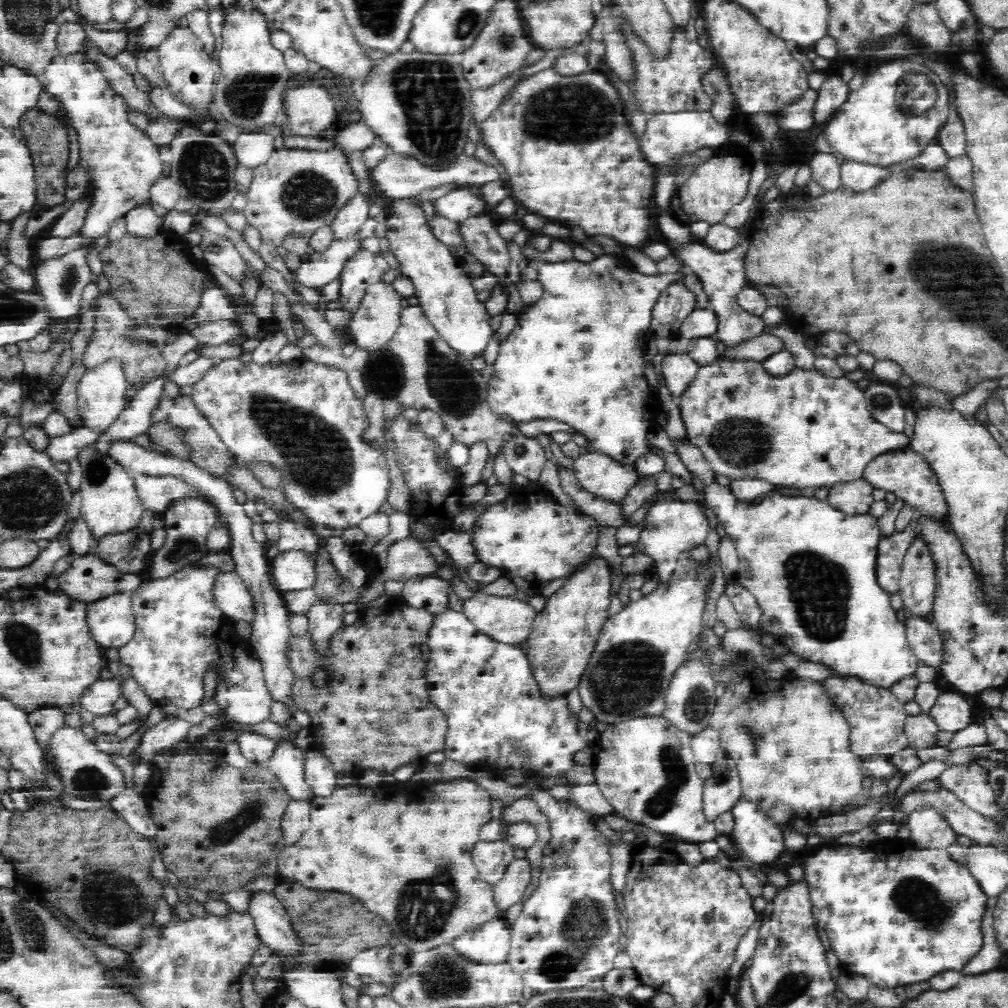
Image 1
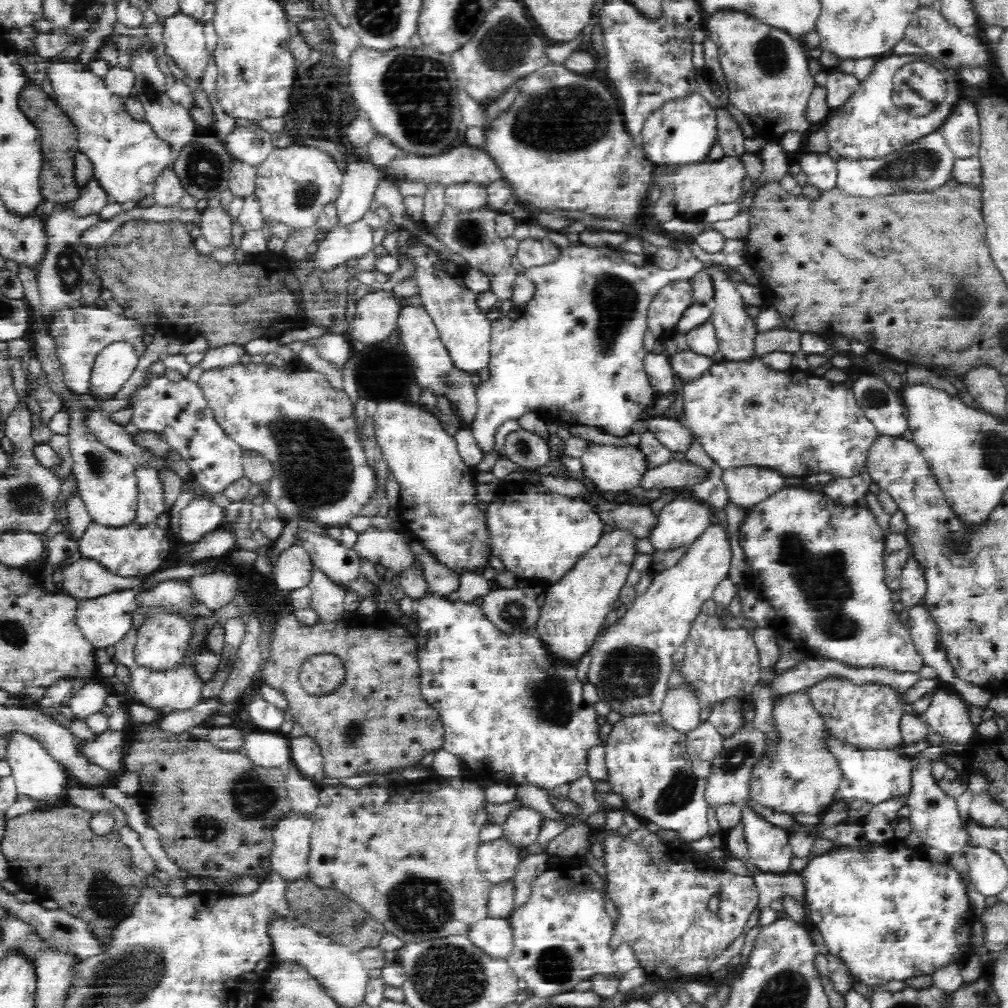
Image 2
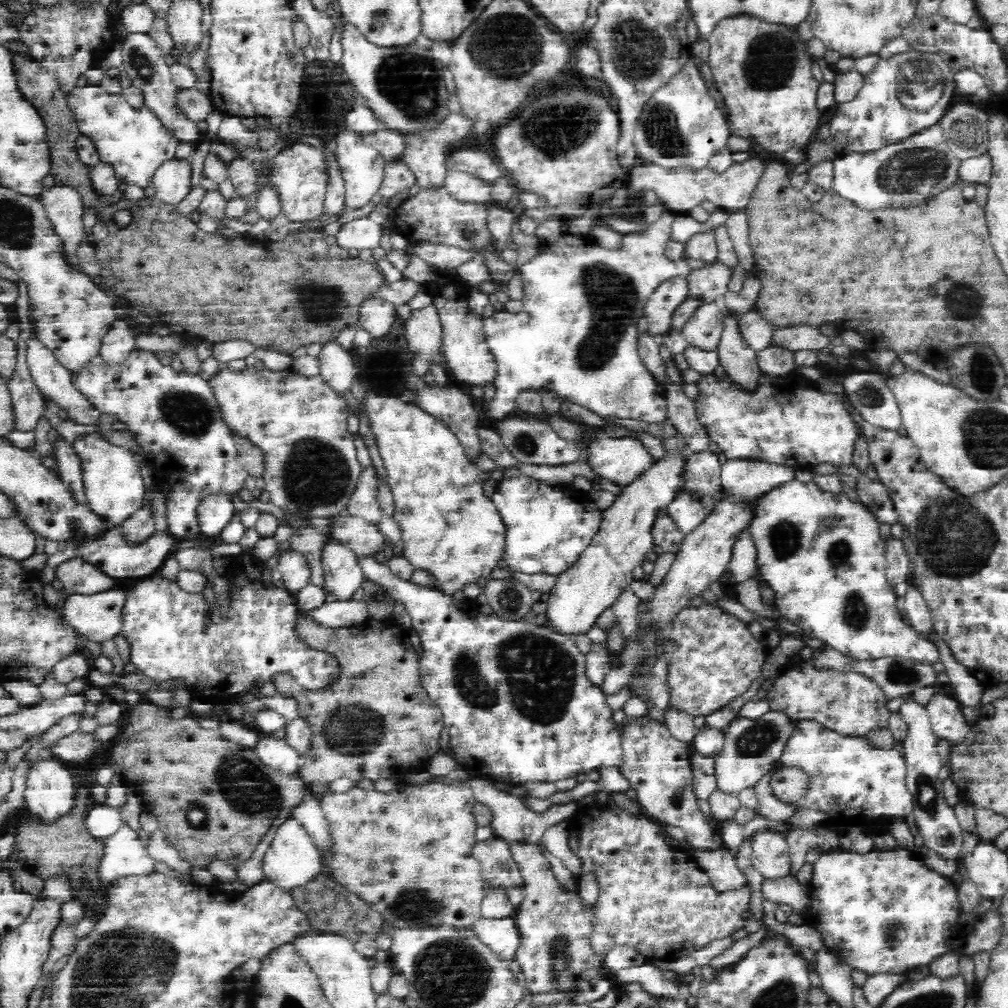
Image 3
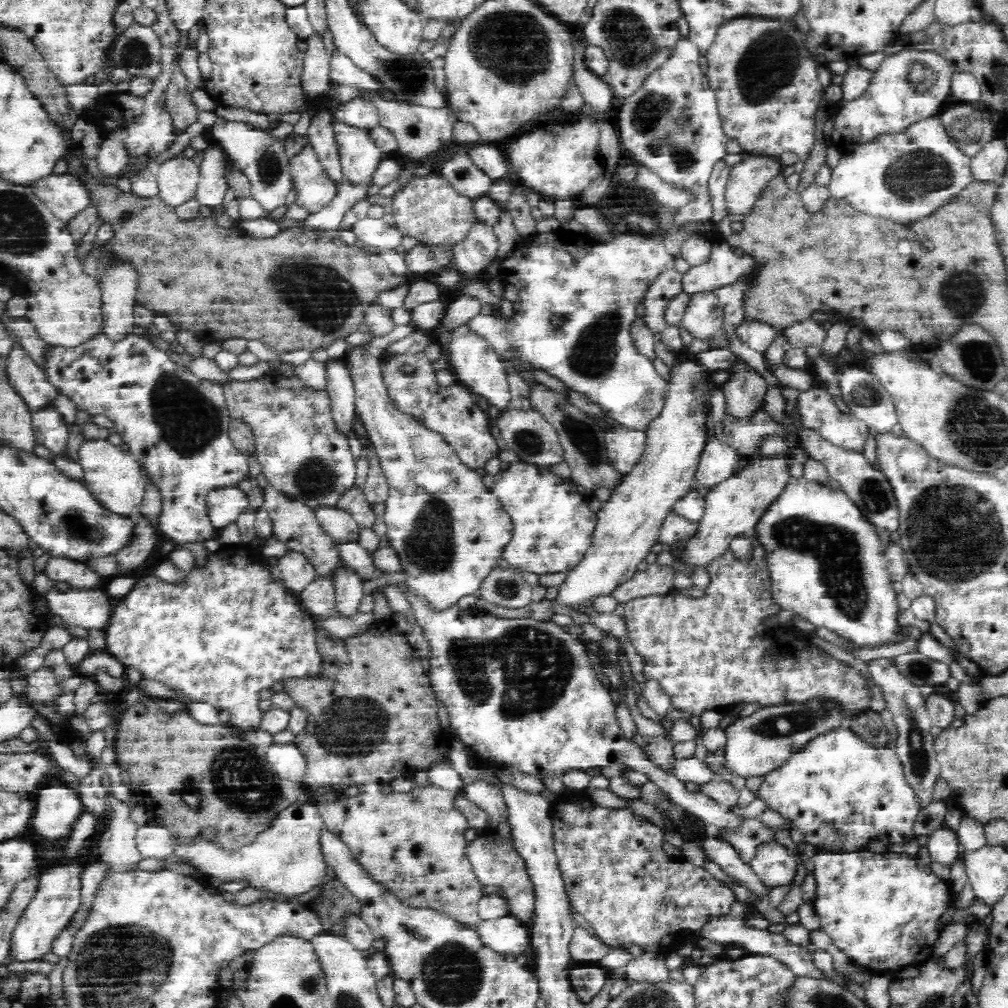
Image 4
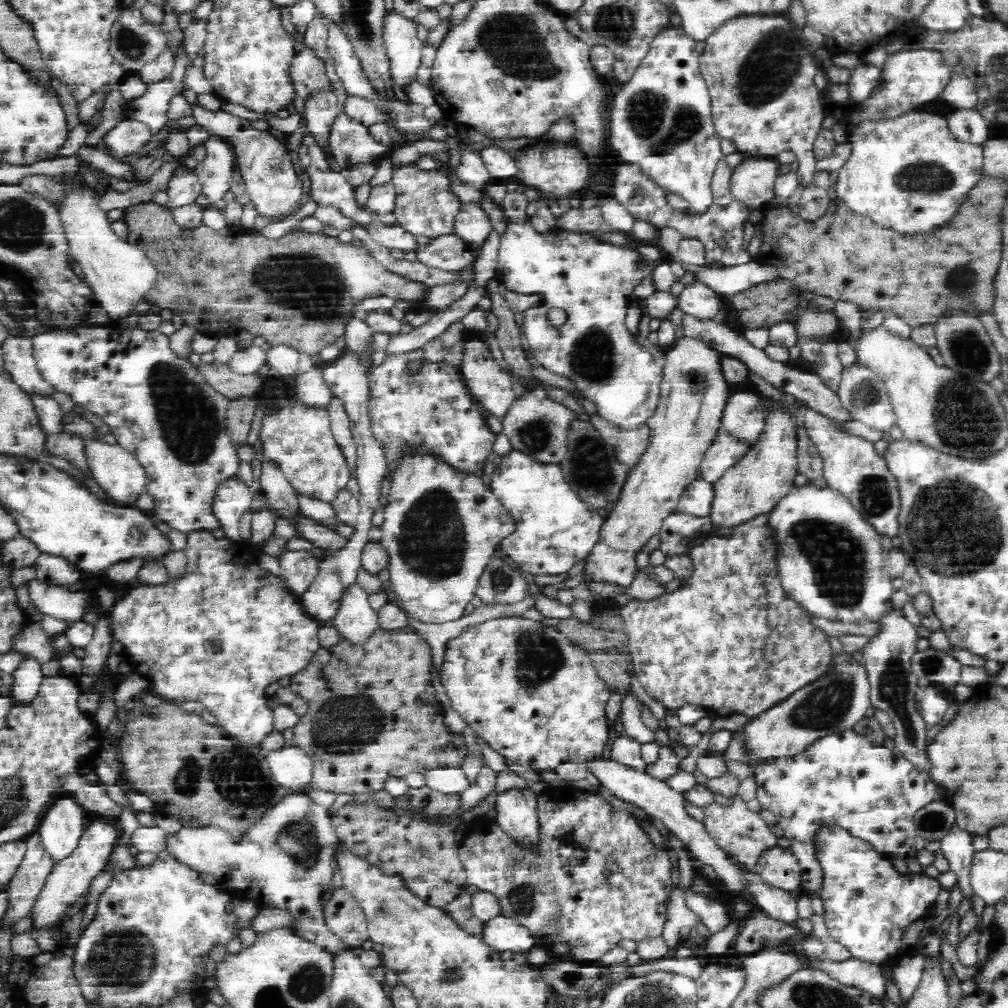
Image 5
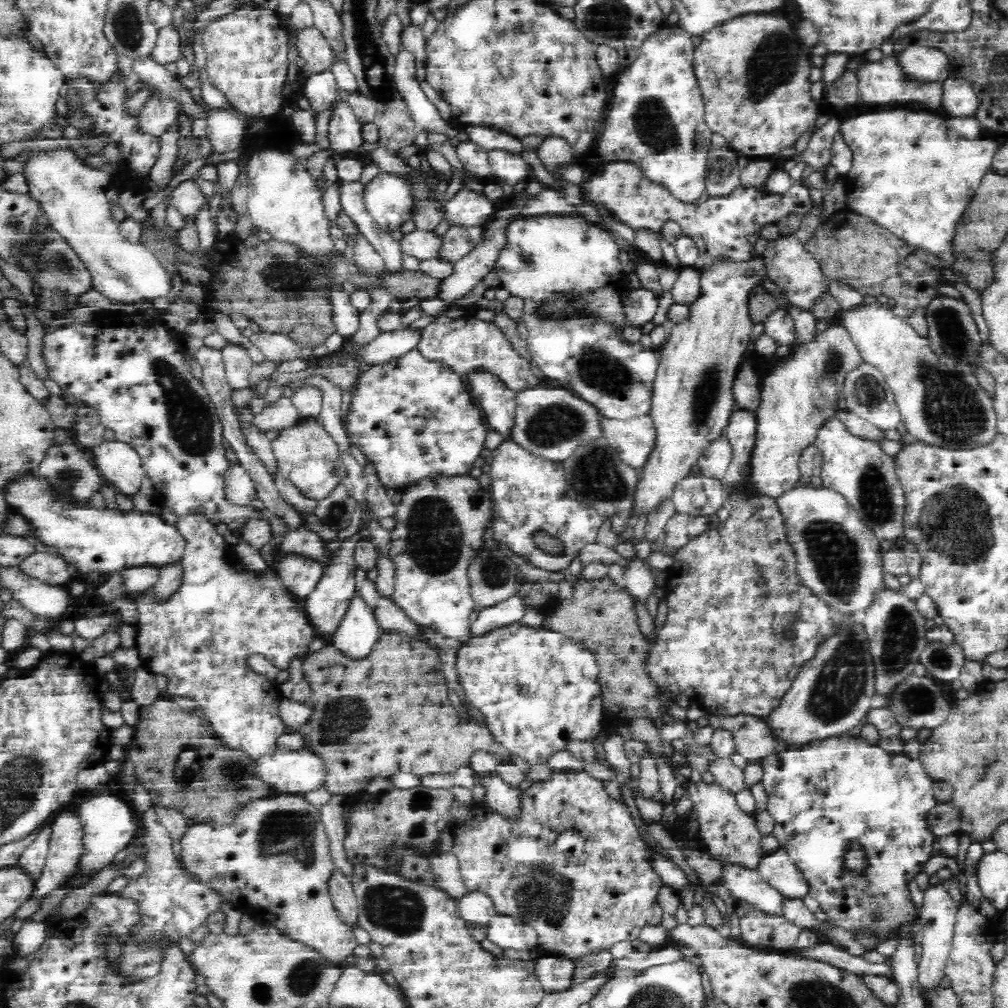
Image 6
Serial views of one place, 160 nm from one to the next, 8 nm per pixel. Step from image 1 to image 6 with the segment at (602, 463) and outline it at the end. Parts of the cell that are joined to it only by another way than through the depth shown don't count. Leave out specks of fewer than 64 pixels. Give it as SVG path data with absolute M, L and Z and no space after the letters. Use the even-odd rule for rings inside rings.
M650 413L628 420L611 419L601 415L602 434L618 451L624 464L641 470L656 446L656 427Z

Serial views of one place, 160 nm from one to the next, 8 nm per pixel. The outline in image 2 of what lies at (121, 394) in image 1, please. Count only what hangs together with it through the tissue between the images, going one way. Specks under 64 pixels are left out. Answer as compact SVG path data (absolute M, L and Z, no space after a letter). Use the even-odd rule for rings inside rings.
M113 342L105 346L95 358L90 374L90 392L107 398L116 397L139 360L138 352L129 342Z

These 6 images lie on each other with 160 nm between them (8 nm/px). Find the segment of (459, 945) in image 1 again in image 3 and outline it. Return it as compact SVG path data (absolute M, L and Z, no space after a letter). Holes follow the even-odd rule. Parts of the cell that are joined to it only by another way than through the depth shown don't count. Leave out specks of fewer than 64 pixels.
M512 917L481 918L472 925L482 943L488 945L502 960L513 961L520 946L520 931Z

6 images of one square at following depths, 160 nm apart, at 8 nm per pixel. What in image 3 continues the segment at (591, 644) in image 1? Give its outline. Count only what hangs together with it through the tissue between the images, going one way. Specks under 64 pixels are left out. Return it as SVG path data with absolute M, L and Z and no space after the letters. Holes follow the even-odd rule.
M678 430L664 437L661 442L664 446L664 454L658 460L653 461L650 467L644 469L644 472L635 476L635 479L624 485L622 492L615 496L614 503L610 508L601 510L601 521L591 544L580 554L580 558L576 560L572 568L558 575L554 588L549 590L546 624L551 626L554 631L572 636L586 634L594 626L600 614L607 608L612 608L618 595L630 586L633 581L633 570L637 566L642 566L646 562L648 552L652 552L652 546L655 546L652 533L654 520L656 520L658 512L666 510L672 500L682 492L689 453L686 443L678 435Z

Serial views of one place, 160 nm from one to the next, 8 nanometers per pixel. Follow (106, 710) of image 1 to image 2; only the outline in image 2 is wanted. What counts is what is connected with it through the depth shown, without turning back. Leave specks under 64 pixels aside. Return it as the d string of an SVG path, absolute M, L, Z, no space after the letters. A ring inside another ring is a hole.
M95 679L86 682L76 694L71 696L68 708L72 710L74 718L84 720L93 712L107 710L105 700L112 692L112 689L103 681Z

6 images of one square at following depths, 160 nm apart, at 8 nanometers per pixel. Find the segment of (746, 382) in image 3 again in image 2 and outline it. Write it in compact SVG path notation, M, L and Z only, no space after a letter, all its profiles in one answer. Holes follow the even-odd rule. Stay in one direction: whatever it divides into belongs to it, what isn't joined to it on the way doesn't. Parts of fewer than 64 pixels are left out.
M718 264L718 266L712 266L708 271L713 277L715 289L715 306L711 311L711 320L715 327L719 351L723 356L722 360L726 362L752 362L756 359L754 342L757 333L754 329L754 320L747 313L741 295L727 274L727 268Z

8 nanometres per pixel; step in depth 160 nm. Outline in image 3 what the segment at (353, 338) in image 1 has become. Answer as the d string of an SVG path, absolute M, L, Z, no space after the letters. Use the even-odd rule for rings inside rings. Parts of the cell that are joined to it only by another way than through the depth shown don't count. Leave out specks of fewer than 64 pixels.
M379 296L366 300L360 308L360 328L370 333L373 339L387 335L395 320L395 307Z

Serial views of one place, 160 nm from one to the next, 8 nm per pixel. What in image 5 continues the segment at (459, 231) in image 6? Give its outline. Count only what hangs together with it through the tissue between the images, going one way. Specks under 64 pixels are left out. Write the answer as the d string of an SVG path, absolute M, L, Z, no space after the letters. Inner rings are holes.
M452 233L430 239L428 244L418 248L417 261L429 268L460 272L474 264L477 252L472 245Z

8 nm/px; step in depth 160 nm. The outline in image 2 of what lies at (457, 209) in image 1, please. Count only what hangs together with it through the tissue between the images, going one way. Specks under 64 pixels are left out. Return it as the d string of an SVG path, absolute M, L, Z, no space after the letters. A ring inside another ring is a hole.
M475 182L448 185L445 188L445 203L462 211L484 207L487 204L487 190Z

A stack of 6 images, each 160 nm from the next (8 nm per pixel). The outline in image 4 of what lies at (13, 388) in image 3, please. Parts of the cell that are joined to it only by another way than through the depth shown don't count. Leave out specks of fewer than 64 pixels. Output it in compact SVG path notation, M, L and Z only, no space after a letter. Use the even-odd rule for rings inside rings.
M13 343L5 358L8 380L32 412L53 404L58 390L20 343Z

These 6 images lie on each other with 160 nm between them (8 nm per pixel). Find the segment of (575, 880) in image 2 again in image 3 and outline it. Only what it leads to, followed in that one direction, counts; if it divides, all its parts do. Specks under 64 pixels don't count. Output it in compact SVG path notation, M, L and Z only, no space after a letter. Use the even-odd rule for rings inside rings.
M520 839L510 841L509 849L525 883L524 898L518 905L519 910L515 918L516 926L520 931L520 946L516 950L514 960L518 962L531 994L537 995L555 990L551 982L553 976L549 966L551 963L549 942L560 935L568 937L568 951L572 961L570 967L574 975L578 976L587 970L604 971L603 958L596 956L589 943L593 905L584 909L584 903L578 892L563 890L550 868L550 863L540 854L535 844ZM649 961L617 972L605 971L605 973L610 978L613 977L625 984L638 982L638 984L642 984L642 988L646 992L650 992L656 997L678 997L678 982L673 979L668 980L664 976L664 971Z

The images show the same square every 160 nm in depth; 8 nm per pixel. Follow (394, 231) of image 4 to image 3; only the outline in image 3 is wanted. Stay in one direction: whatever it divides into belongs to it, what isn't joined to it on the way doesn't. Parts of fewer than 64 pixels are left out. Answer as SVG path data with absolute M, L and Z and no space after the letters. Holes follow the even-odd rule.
M363 217L343 224L336 234L336 241L344 249L355 248L358 251L370 249L372 251L373 248L380 246L382 236L384 236L382 225L368 217Z

